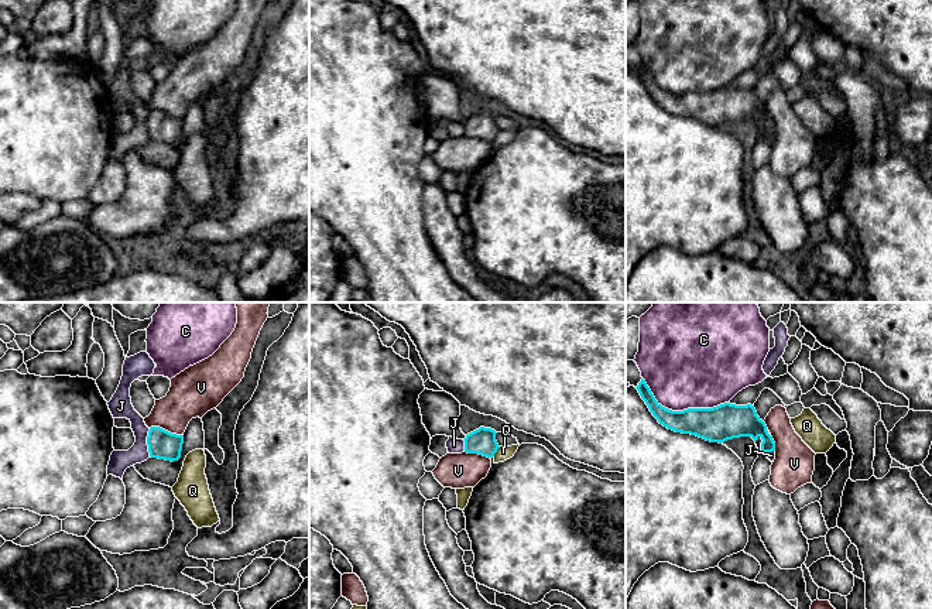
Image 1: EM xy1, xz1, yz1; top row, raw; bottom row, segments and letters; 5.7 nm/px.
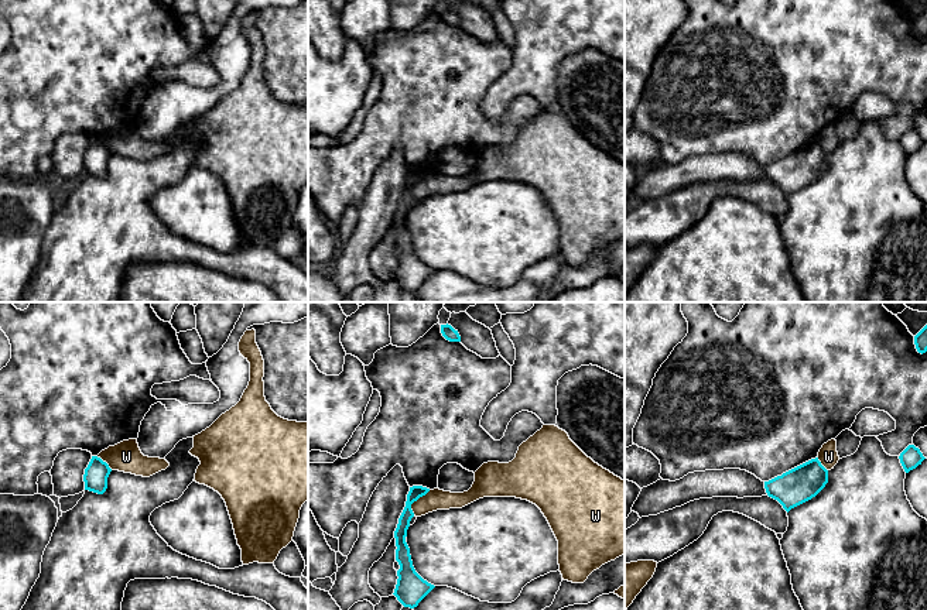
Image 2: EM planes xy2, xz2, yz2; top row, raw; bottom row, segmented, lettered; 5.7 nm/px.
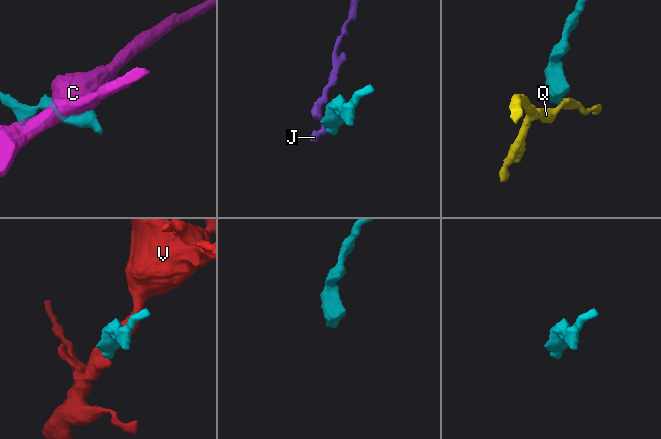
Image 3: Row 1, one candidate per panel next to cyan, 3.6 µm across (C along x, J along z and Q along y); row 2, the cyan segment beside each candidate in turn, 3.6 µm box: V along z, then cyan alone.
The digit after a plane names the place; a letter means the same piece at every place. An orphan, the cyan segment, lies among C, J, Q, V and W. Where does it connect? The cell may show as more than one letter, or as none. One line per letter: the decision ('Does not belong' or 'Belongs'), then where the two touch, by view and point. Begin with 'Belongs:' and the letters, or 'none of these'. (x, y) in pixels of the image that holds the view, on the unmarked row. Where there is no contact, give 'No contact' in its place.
Belongs: none of these
C: Does not belong. Touches cyan at yz1 (681, 95)
J: Does not belong. Touches cyan at xy1 (147, 126)
Q: Does not belong. Touches cyan at xz1 (496, 134)
V: Does not belong. Touches cyan at xy1 (167, 115)
W: Does not belong. Touches cyan at xz2 (416, 184)

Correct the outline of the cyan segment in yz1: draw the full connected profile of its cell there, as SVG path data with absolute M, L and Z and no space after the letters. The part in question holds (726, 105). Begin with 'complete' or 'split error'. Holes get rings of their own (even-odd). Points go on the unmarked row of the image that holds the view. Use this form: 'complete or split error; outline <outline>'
complete; outline M644 62L635 72L652 99L668 113L719 127L740 120L751 120L754 124L761 122L761 137L775 134L775 126L768 117L765 106L757 99L751 88L724 86L713 92L672 95L655 83Z

